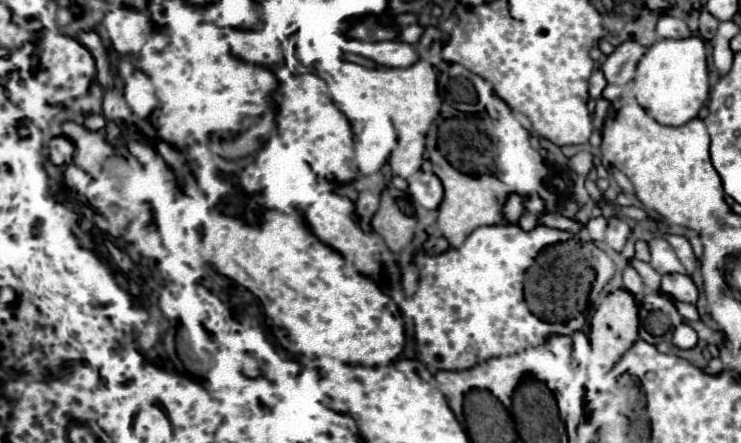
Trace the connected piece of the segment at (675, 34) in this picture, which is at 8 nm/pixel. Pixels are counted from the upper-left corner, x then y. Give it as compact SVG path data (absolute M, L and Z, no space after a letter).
M664 15L656 25L656 33L658 37L666 37L666 39L680 39L680 37L688 37L690 29L682 19Z

